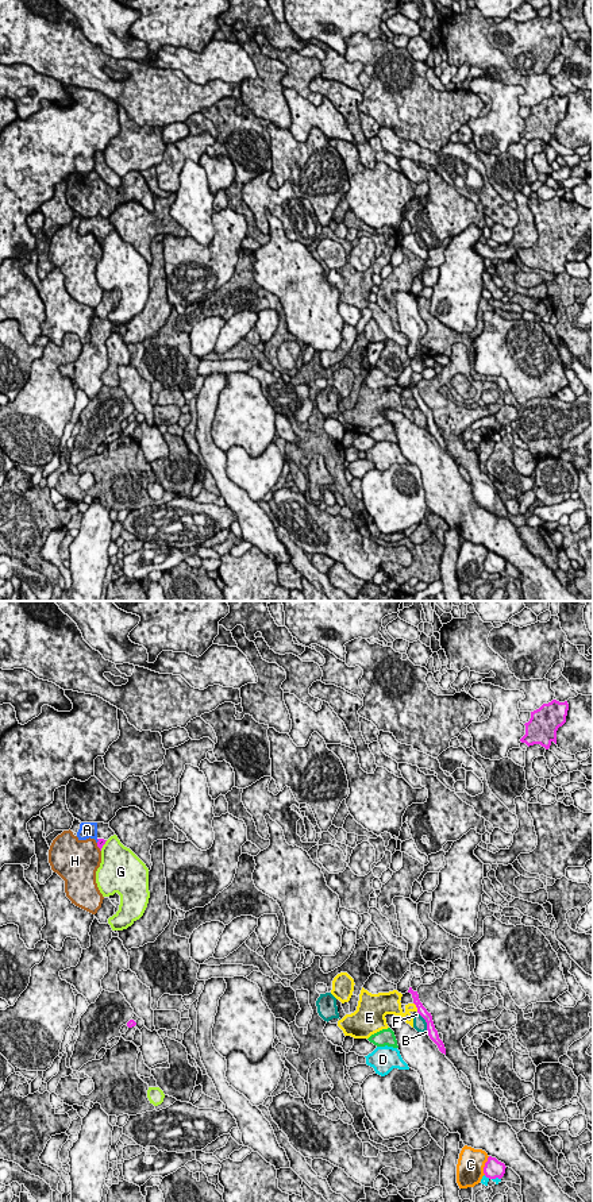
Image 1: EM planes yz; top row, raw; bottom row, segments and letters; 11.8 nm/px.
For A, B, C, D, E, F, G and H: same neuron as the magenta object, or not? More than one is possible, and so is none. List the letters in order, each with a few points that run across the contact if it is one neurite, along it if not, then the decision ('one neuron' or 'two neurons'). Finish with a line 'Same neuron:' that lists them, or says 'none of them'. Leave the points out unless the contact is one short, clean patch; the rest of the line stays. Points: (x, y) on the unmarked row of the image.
A: line yz (101, 237), (97, 234), (87, 224); one neuron
B: two neurons
C: two neurons
D: two neurons
E: line yz (414, 397), (418, 405); two neurons
F: line yz (418, 407), (424, 415), (427, 424); two neurons
G: two neurons
H: two neurons
Same neuron: A

